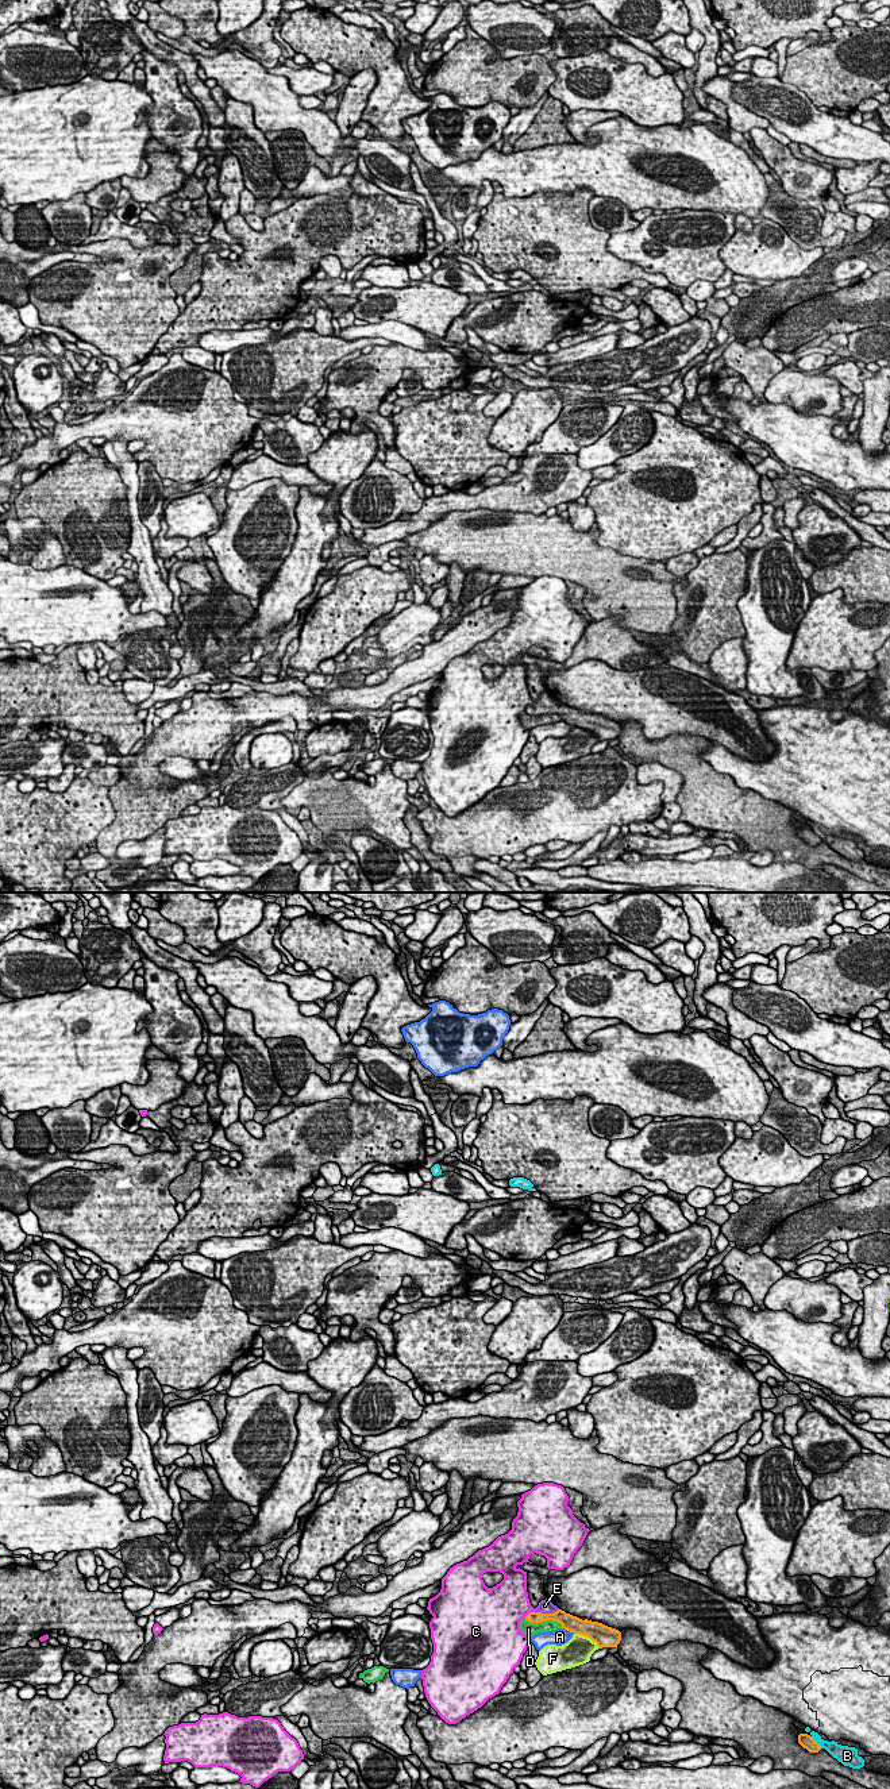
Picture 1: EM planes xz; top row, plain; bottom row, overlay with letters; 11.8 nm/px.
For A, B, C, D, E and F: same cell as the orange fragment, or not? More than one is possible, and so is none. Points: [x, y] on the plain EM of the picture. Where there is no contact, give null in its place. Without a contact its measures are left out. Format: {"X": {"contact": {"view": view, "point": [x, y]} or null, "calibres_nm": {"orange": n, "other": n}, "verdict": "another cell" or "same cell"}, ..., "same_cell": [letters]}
{"A": {"contact": {"view": "xz", "point": [569, 723]}, "calibres_nm": {"orange": 200, "other": 190}, "verdict": "another cell"}, "B": {"contact": {"view": "xz", "point": [816, 835]}, "calibres_nm": {"orange": 160, "other": 160}, "verdict": "another cell"}, "C": {"contact": {"view": "xz", "point": [530, 705]}, "calibres_nm": {"orange": 130, "other": 440}, "verdict": "another cell"}, "D": {"contact": {"view": "xz", "point": [544, 713]}, "calibres_nm": {"orange": 160, "other": 160}, "verdict": "another cell"}, "E": {"contact": {"view": "xz", "point": [546, 706]}, "calibres_nm": {"orange": 160, "other": 160}, "verdict": "same cell"}, "F": {"contact": {"view": "xz", "point": [588, 729]}, "calibres_nm": {"orange": 260, "other": 320}, "verdict": "another cell"}, "same_cell": ["E"]}

